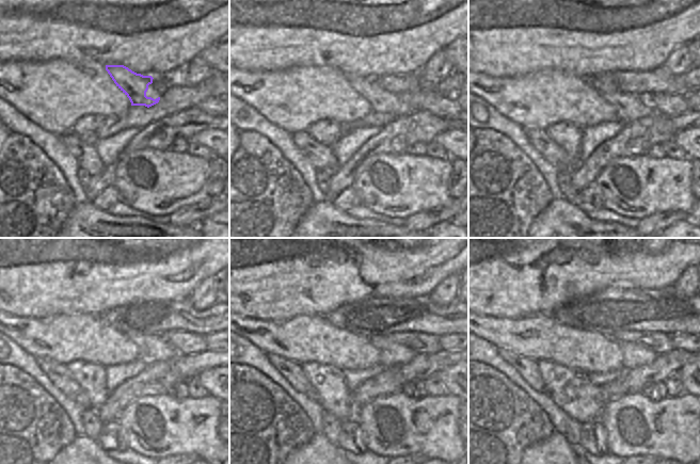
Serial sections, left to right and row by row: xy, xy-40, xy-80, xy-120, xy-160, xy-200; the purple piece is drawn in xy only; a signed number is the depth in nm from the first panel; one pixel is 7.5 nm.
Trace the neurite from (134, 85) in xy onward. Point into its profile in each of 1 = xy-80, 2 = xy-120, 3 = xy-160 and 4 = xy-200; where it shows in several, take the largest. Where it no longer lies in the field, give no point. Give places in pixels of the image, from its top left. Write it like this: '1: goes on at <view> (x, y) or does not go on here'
1: goes on at xy-80 (629, 109)
2: goes on at xy-120 (150, 349)
3: goes on at xy-160 (393, 354)
4: goes on at xy-200 (633, 355)

